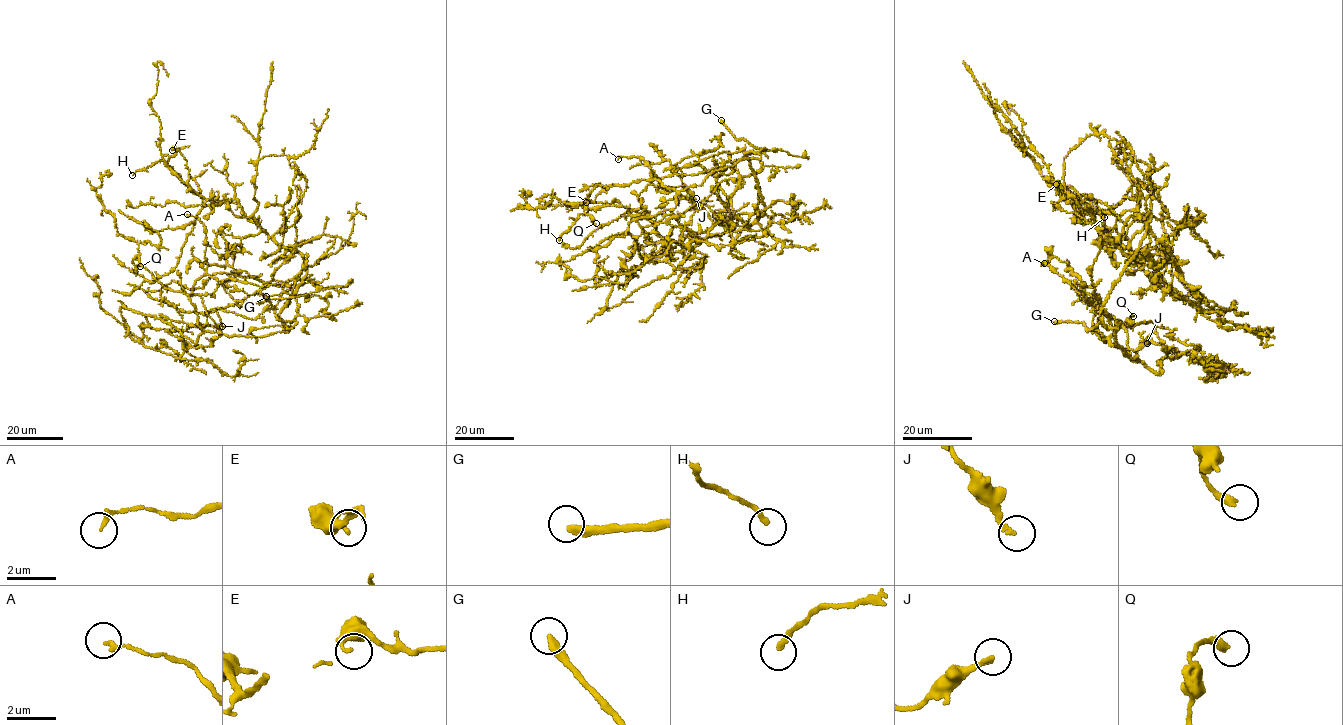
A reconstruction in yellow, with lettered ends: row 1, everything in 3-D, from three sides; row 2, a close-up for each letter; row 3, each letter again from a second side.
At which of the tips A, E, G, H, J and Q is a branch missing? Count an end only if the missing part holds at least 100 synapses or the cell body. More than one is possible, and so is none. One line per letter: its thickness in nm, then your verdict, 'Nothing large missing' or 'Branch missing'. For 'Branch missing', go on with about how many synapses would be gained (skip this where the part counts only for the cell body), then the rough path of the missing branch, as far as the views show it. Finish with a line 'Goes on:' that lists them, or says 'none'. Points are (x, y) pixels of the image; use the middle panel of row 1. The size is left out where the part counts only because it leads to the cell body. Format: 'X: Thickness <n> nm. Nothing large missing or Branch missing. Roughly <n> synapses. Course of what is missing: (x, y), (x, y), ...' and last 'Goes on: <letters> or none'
A: Thickness 180 nm. Nothing large missing
E: Thickness 180 nm. Nothing large missing
G: Thickness 320 nm. Branch missing
H: Thickness 200 nm. Nothing large missing
J: Thickness 170 nm. Nothing large missing
Q: Thickness 320 nm. Nothing large missing
Goes on: G

